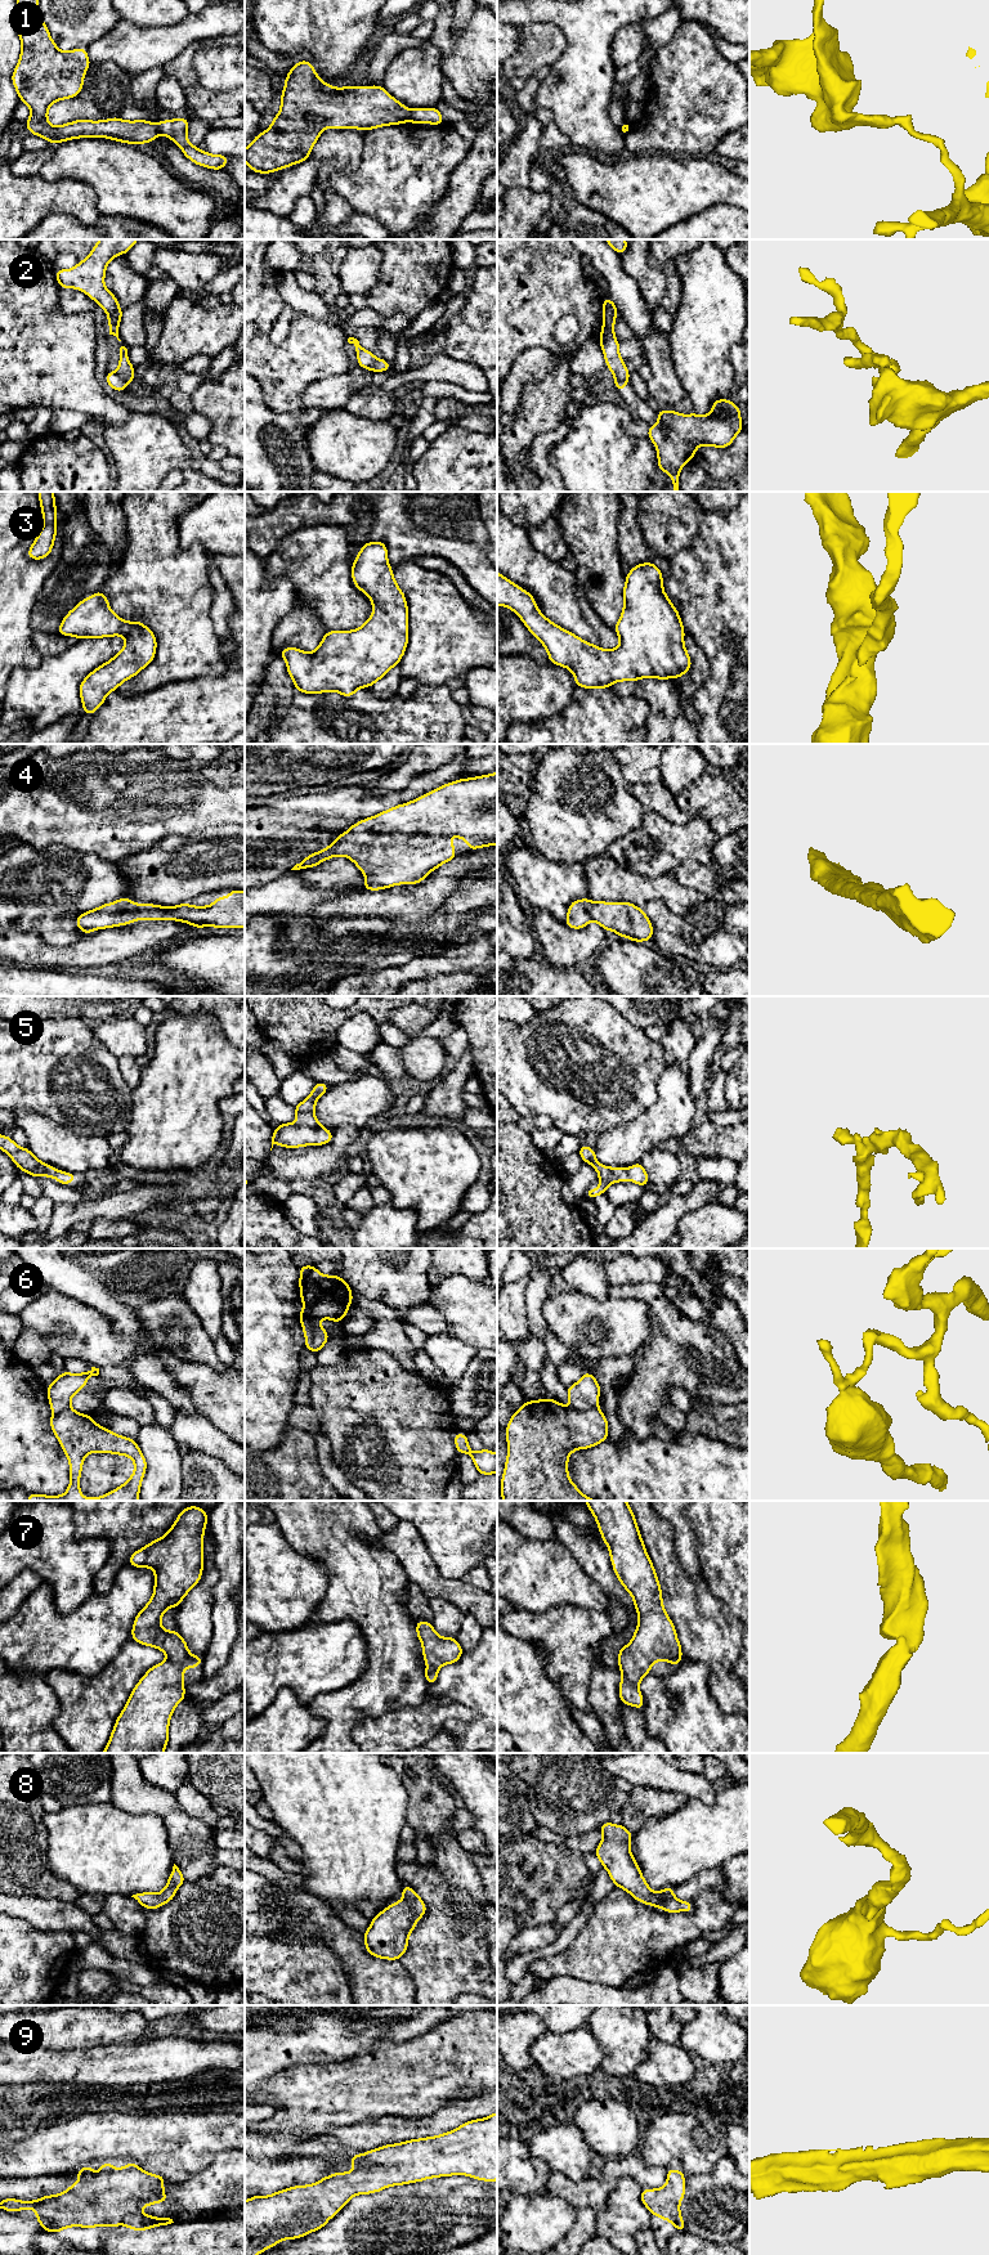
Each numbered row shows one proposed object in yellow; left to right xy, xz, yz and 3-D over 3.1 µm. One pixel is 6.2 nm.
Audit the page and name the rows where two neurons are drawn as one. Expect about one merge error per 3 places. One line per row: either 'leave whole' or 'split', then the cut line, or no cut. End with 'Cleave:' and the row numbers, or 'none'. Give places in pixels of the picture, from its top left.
1: split; cut in xz along (408, 111), (410, 120)
2: split; cut in yz along (614, 375), (627, 381)
3: leave whole; no cut
4: leave whole; no cut
5: leave whole; no cut
6: split; cut in xz along (300, 1318), (304, 1318), (310, 1325), (313, 1330), (310, 1339)
7: leave whole; no cut
8: leave whole; no cut
9: leave whole; no cut
Cleave: 1, 2, 6

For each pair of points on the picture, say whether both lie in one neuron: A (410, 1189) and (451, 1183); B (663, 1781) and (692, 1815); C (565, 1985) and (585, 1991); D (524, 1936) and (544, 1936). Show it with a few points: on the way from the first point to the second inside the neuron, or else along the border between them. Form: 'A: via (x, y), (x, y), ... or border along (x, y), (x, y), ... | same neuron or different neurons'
A: via (420, 1183), (441, 1183) | same neuron
B: border along (717, 1793), (711, 1803), (703, 1803), (689, 1797) | different neurons
C: via (571, 1990), (580, 1991) | same neuron
D: via (529, 1936), (538, 1936) | same neuron

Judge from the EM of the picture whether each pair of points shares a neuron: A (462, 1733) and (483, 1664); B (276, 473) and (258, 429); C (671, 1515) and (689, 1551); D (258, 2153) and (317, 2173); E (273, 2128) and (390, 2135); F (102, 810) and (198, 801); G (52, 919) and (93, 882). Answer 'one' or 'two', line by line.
A: one
B: one
C: one
D: one
E: two
F: one
G: one

